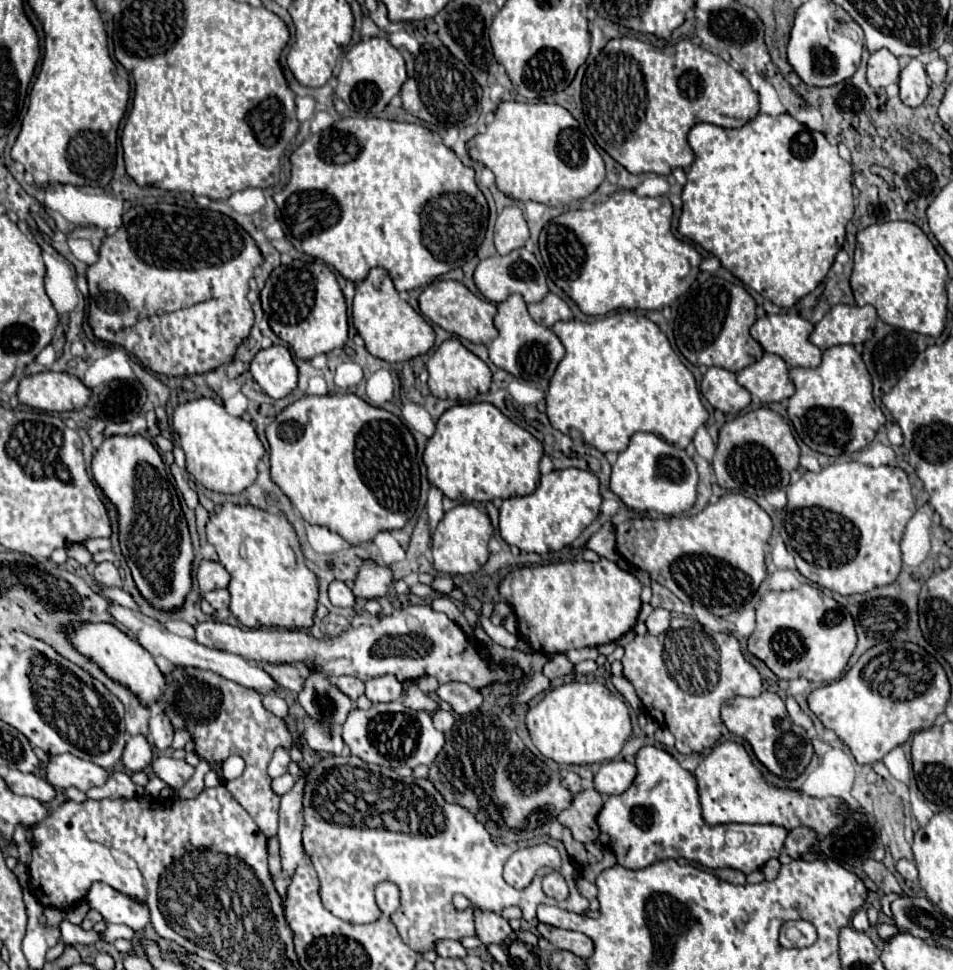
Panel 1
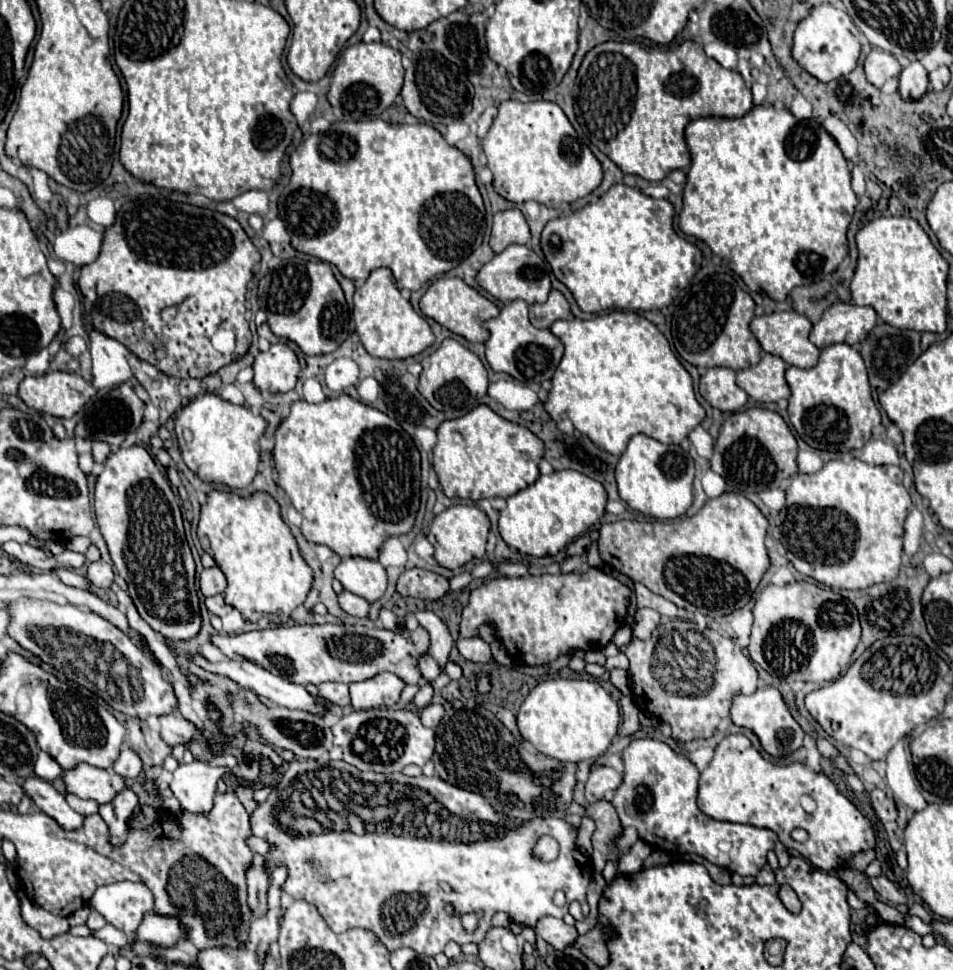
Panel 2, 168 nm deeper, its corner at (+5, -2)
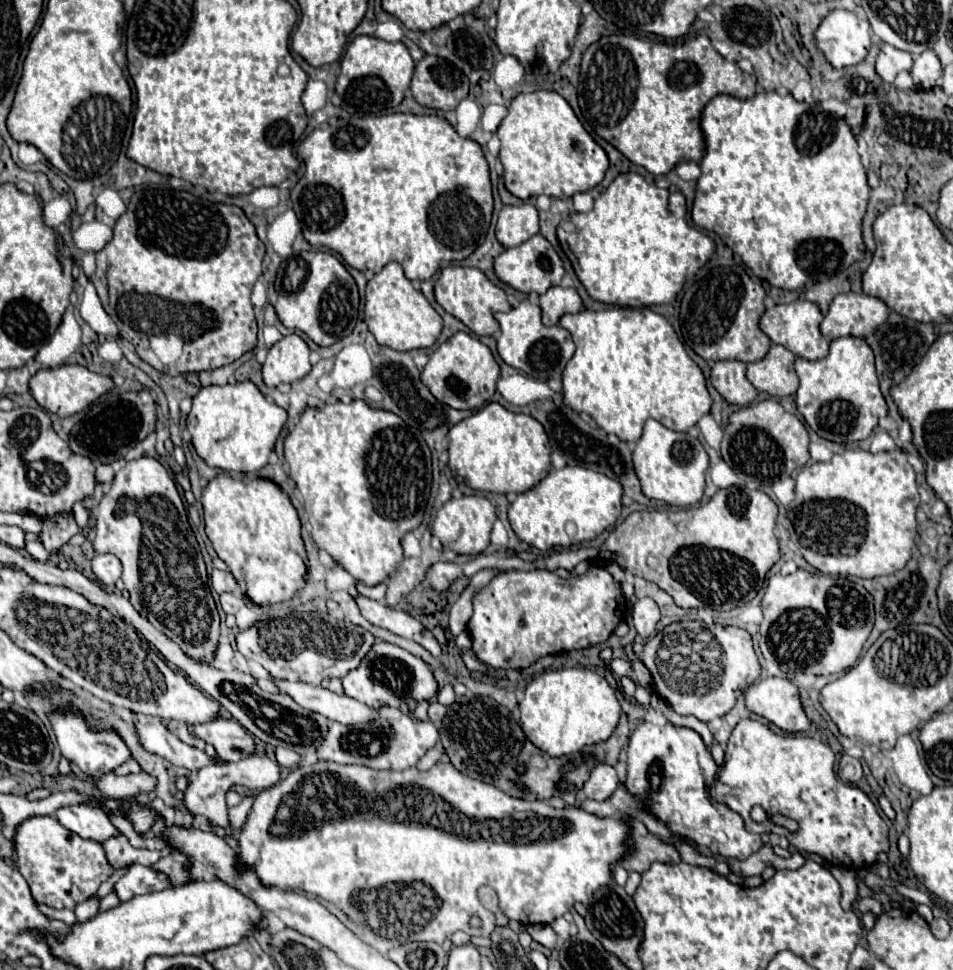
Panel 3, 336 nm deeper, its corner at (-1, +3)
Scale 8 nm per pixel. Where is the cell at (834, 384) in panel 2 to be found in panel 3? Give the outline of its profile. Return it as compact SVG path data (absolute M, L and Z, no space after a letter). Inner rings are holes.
M836 338L830 342L830 354L826 358L816 362L796 358L794 368L800 378L800 388L796 394L798 412L824 440L838 444L866 440L876 428L878 420L888 414L886 400L878 388L874 354L862 338Z

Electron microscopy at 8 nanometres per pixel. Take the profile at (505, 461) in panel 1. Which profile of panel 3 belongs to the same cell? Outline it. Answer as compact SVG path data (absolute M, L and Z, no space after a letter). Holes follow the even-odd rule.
M498 402L454 424L448 432L450 470L458 482L482 492L526 492L550 472L550 442L542 424L526 414L514 414Z

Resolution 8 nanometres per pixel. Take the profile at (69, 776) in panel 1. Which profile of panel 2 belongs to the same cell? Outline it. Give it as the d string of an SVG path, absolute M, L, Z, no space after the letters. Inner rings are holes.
M86 763L64 771L62 779L66 783L68 793L78 795L80 799L94 799L100 805L110 803L120 791L126 789L124 777L120 777L112 769L98 769Z

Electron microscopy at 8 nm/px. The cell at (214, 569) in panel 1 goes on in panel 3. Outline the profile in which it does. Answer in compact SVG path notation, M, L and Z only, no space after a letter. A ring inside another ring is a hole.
M212 570L212 584L214 584L214 590L218 592L218 594L222 594L222 592L234 592L236 590L236 580L234 580L234 576L230 574L230 572L224 572L224 570Z

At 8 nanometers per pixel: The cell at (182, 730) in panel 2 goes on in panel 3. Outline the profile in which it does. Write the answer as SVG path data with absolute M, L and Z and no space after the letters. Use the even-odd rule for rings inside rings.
M216 718L190 726L190 734L212 744L224 762L238 762L254 752L254 740L236 720Z

